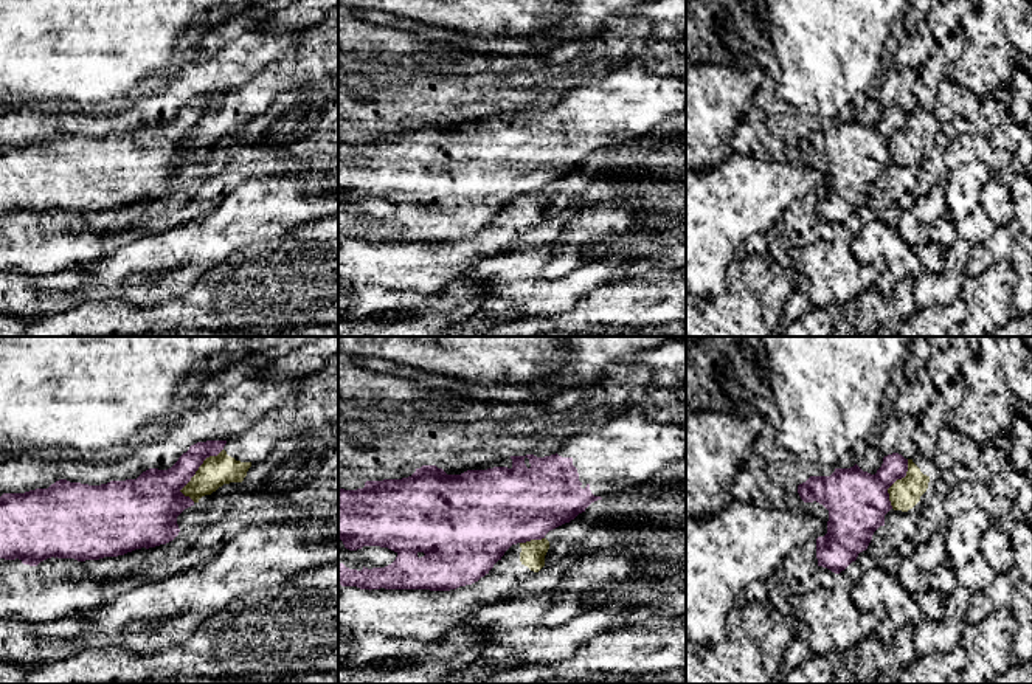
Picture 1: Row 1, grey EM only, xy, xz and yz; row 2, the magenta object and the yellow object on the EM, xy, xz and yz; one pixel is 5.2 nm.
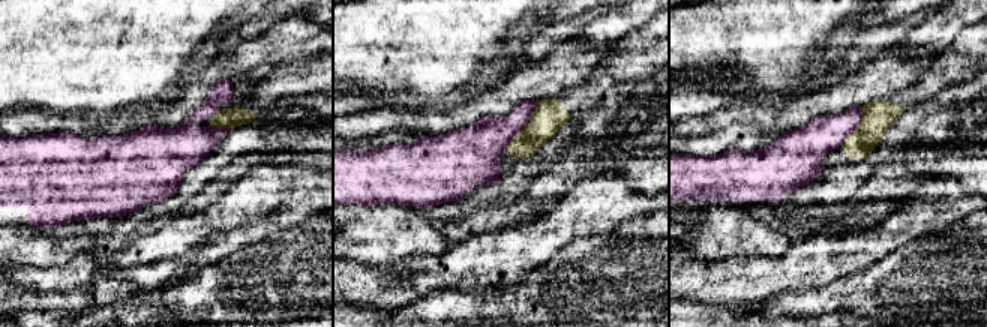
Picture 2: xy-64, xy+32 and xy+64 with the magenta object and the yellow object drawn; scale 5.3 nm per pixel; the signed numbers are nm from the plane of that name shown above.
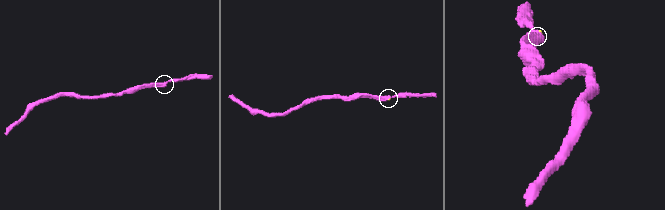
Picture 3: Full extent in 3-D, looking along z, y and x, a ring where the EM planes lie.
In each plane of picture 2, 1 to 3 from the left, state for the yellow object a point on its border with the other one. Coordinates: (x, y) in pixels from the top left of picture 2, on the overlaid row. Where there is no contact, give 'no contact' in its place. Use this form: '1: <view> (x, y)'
1: xy-64 (219, 128)
2: xy+32 (525, 123)
3: xy+64 (858, 123)

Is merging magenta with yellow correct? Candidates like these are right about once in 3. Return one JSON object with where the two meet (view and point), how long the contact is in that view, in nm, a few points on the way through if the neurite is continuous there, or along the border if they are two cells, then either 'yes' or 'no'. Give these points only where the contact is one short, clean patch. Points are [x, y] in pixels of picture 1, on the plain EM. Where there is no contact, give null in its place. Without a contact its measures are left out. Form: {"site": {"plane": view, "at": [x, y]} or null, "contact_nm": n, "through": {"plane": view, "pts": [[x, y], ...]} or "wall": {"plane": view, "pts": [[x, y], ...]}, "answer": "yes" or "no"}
{"site": {"plane": "xy", "at": [197, 121]}, "contact_nm": 320, "wall": {"plane": "xy", "pts": [[222, 101], [216, 107], [210, 107], [180, 143], [185, 149]]}, "answer": "no"}

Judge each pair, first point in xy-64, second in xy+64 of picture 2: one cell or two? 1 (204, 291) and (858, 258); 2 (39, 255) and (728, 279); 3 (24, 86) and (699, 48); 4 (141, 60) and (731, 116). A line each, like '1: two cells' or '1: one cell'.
1: two cells
2: two cells
3: one cell
4: two cells

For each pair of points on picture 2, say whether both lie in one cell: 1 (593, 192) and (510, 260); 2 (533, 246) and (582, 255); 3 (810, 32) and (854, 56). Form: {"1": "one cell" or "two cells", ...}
{"1": "one cell", "2": "two cells", "3": "two cells"}

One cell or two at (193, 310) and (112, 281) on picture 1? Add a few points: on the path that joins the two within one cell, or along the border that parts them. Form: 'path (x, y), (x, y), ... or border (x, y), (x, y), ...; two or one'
border (190, 287), (180, 295), (149, 307); two

